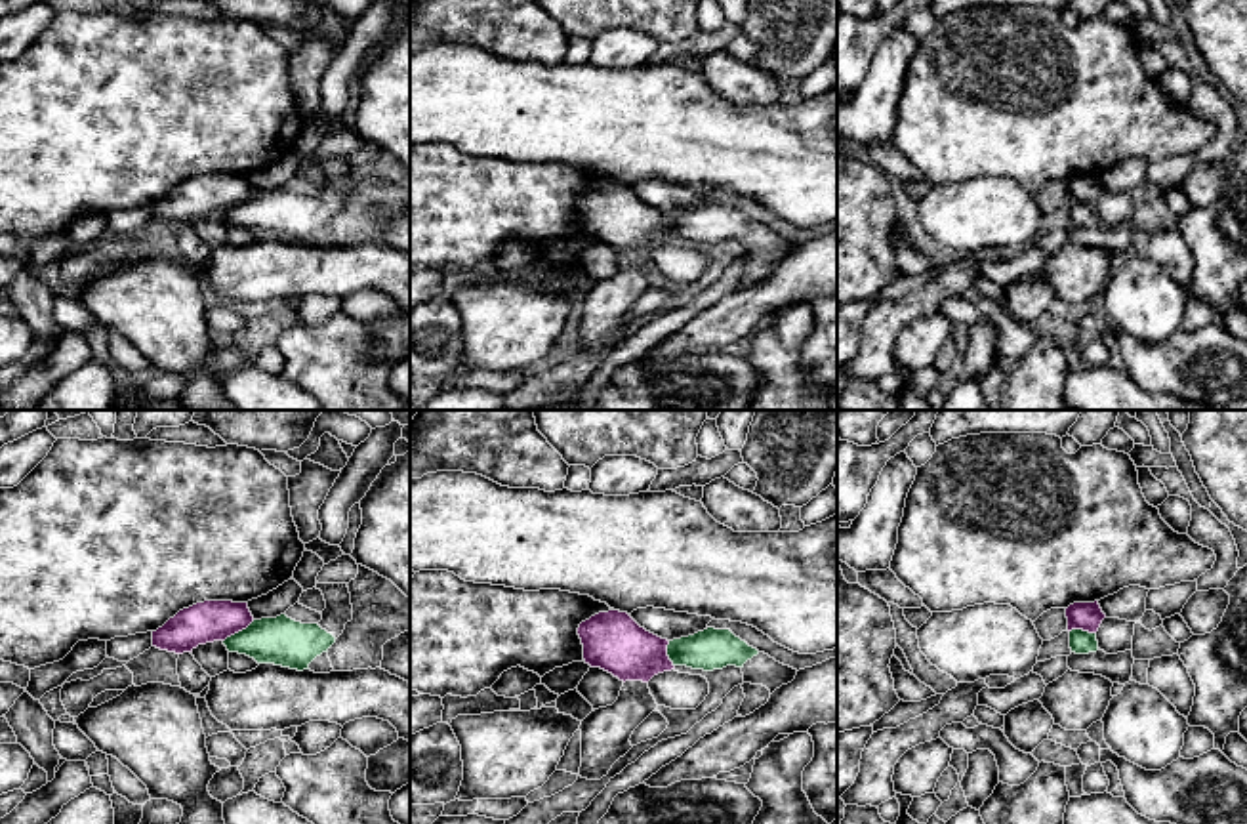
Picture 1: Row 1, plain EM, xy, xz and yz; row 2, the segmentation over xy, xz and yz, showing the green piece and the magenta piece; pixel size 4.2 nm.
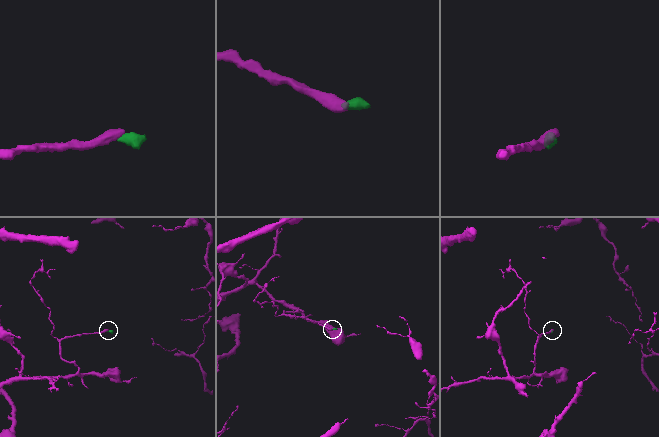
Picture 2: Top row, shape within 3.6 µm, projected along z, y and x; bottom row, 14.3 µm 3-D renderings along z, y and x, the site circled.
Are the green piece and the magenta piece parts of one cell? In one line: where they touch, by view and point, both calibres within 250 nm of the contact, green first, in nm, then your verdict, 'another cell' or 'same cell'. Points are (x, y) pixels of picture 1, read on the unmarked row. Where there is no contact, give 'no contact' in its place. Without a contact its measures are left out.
contact xy (239, 205); calibres 200 and 180 nm; another cell

